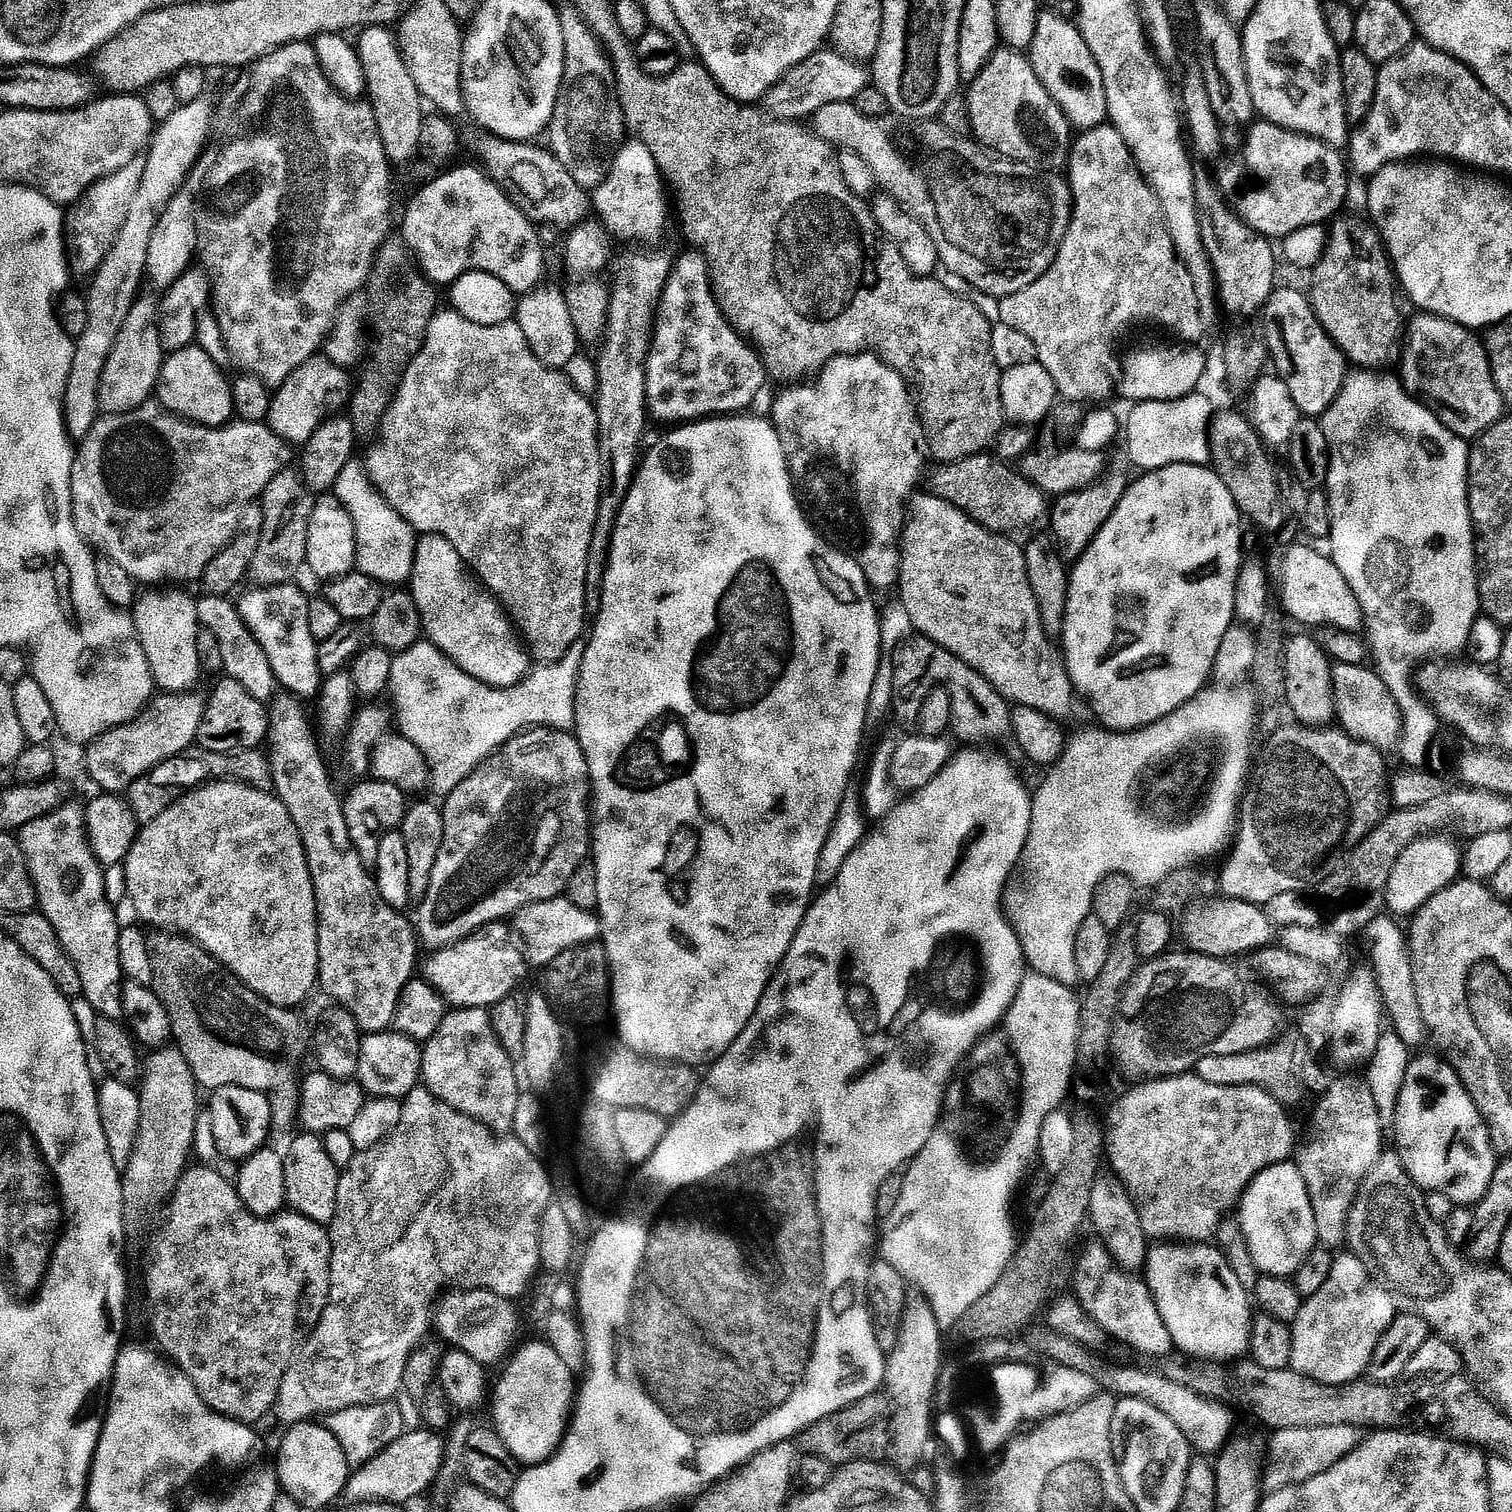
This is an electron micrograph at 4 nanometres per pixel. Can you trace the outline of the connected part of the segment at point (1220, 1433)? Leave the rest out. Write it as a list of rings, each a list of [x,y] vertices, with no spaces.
[[[1105,1362],[1100,1372],[1095,1373],[1091,1379],[1096,1384],[1101,1384],[1106,1391],[1113,1392],[1113,1394],[1108,1393],[1113,1397],[1141,1400],[1162,1410],[1162,1414],[1166,1414],[1166,1418],[1170,1418],[1170,1422],[1178,1426],[1178,1430],[1188,1439],[1189,1444],[1197,1453],[1219,1453],[1233,1435],[1231,1432],[1234,1412],[1229,1405],[1221,1404],[1218,1400],[1208,1400],[1202,1394],[1196,1394],[1194,1390],[1178,1382],[1170,1382],[1170,1378],[1166,1378],[1158,1370],[1146,1372],[1142,1368],[1123,1368],[1120,1364]]]

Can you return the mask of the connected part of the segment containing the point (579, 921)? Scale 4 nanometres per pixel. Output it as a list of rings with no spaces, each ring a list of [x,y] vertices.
[[[555,898],[532,904],[514,917],[514,923],[524,930],[520,934],[523,951],[526,953],[527,963],[552,965],[561,954],[571,953],[571,948],[580,948],[583,944],[591,945],[601,939],[600,917],[595,911],[587,912],[579,908],[572,900]]]

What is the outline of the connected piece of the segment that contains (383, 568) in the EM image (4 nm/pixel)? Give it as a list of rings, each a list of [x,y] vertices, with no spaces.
[[[345,475],[338,486],[338,495],[354,522],[356,535],[356,568],[380,586],[404,586],[412,576],[416,561],[418,533],[386,502],[386,498],[370,482]]]

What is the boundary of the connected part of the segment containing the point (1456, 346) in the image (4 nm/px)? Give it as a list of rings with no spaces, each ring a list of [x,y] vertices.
[[[1424,314],[1424,330],[1406,330],[1408,345],[1400,360],[1398,379],[1404,389],[1427,404],[1455,436],[1472,442],[1502,419],[1506,412],[1504,395],[1492,377],[1488,350],[1475,331],[1444,316]]]

